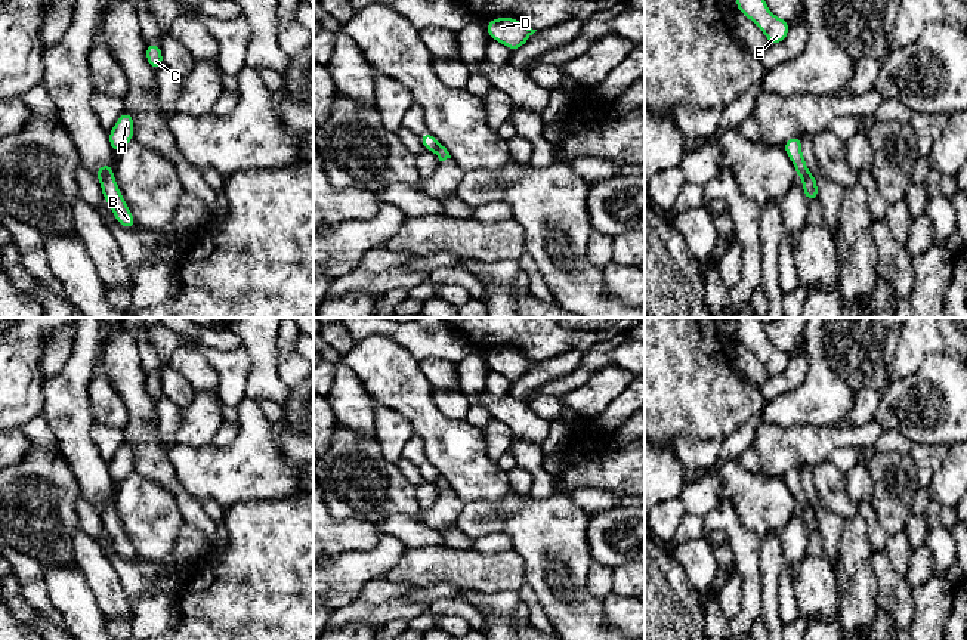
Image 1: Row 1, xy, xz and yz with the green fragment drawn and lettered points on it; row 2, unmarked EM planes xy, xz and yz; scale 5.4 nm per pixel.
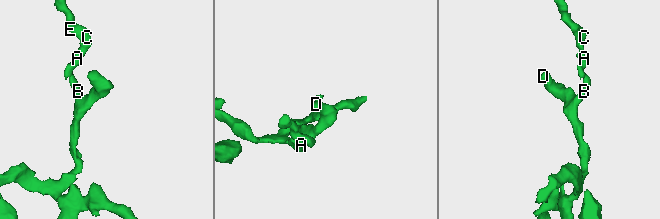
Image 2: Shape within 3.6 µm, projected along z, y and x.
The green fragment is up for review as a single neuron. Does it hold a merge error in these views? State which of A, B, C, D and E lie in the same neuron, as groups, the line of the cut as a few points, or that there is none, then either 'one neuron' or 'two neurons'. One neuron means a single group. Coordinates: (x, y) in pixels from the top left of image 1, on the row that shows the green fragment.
groups A C E / B D; cut xy (111, 167), (102, 179); two neurons

